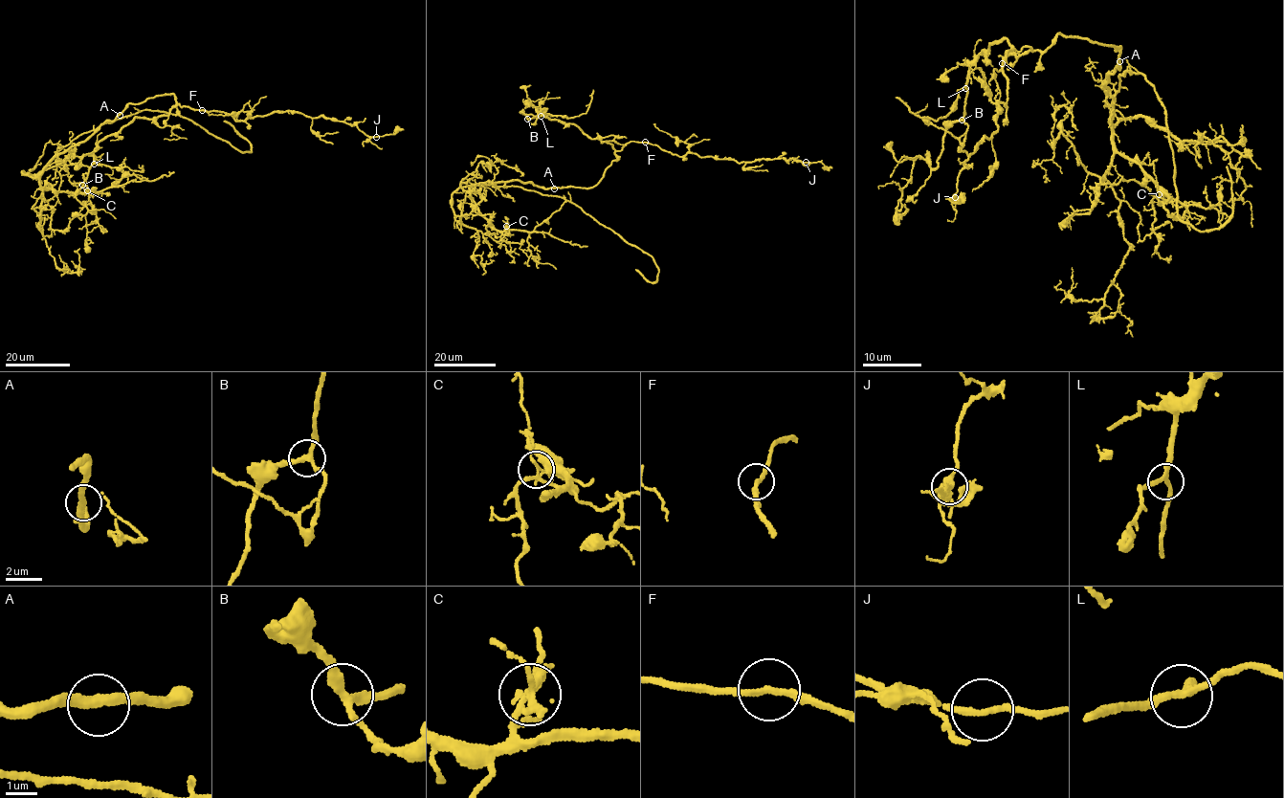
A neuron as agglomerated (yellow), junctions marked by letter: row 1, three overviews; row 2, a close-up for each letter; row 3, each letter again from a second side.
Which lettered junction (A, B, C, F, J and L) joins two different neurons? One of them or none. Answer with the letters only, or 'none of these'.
none of these

